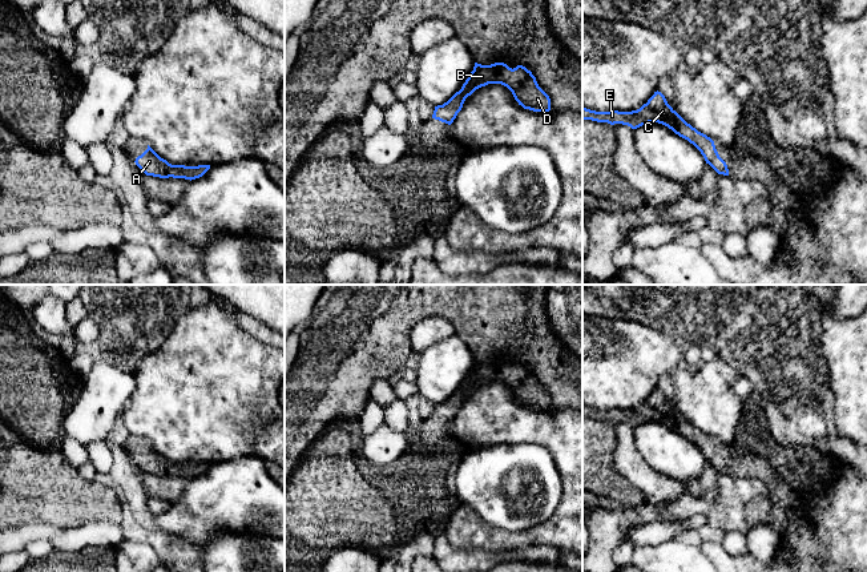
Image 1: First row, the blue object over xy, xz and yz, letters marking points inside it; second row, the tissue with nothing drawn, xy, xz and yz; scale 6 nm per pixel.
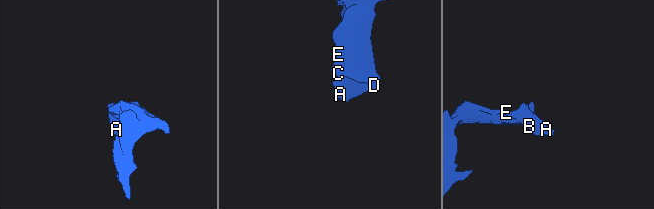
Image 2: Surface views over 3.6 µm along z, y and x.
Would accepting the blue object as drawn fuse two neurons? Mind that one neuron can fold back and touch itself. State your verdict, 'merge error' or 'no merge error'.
no merge error

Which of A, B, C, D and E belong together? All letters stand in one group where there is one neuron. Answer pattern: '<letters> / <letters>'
A B C D E

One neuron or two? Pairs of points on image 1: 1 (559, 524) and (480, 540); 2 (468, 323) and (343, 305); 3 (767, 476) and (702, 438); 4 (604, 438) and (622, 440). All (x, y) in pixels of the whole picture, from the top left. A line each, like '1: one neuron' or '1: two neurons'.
1: one neuron
2: one neuron
3: one neuron
4: two neurons

